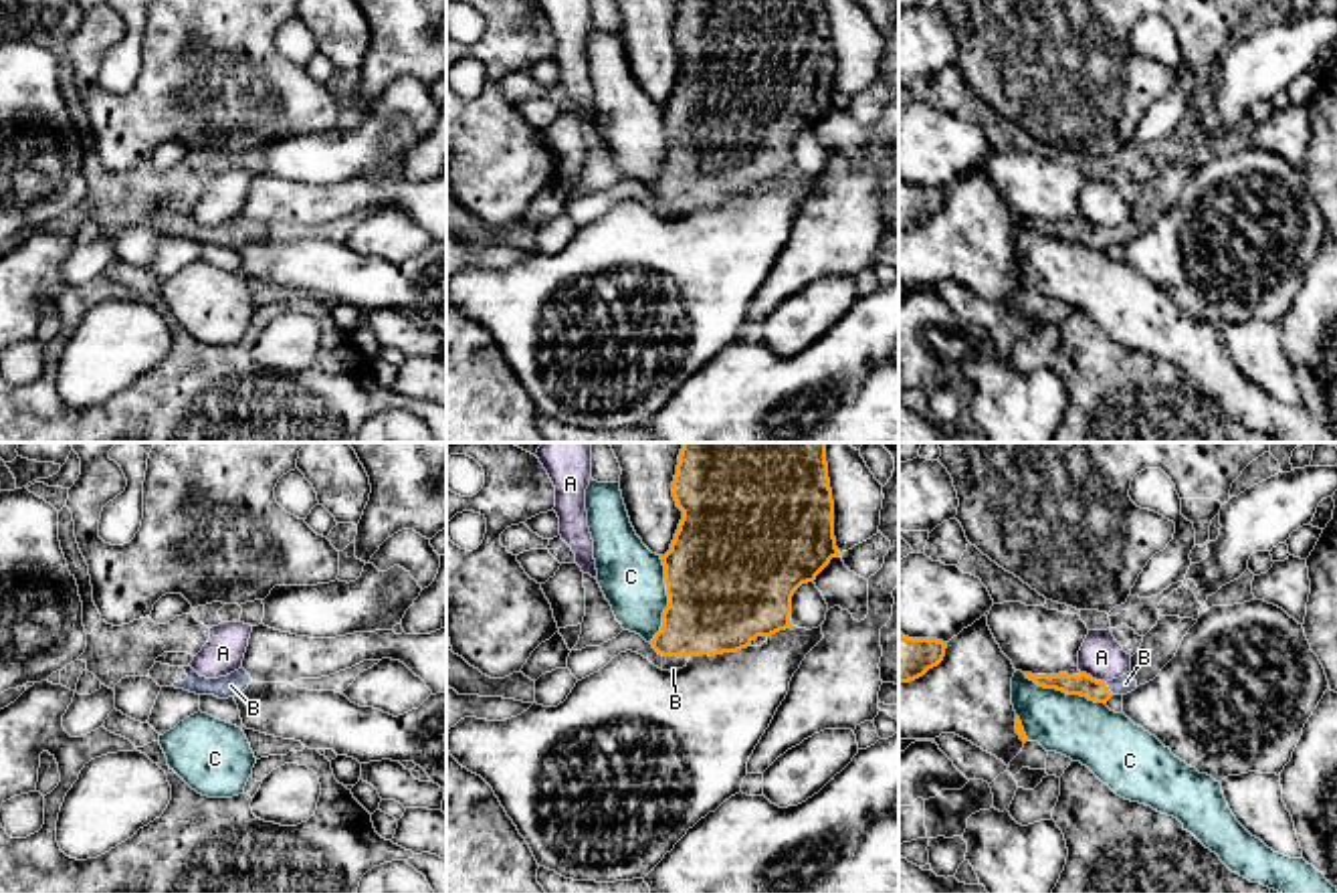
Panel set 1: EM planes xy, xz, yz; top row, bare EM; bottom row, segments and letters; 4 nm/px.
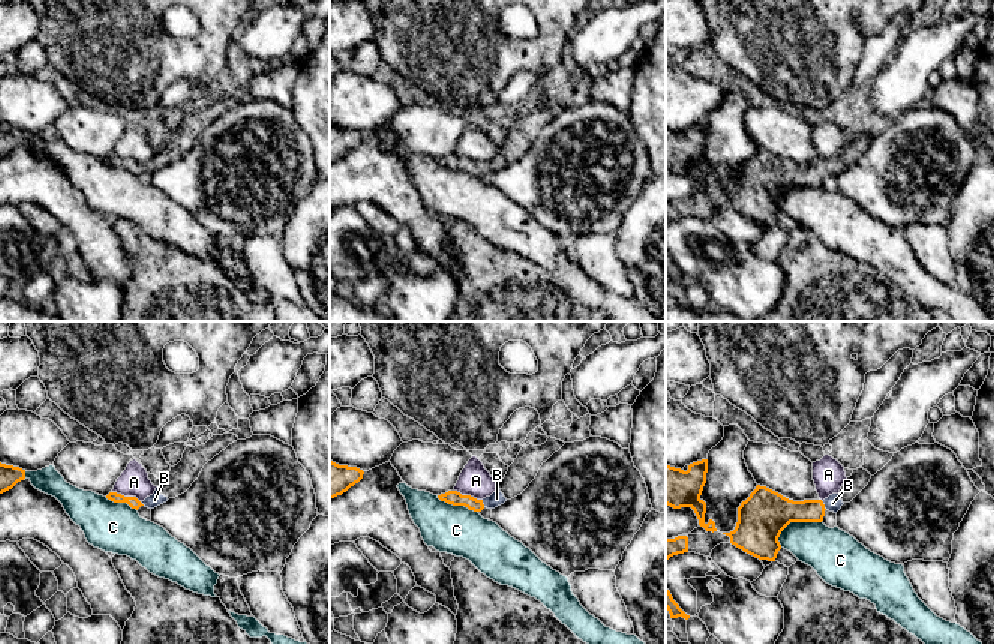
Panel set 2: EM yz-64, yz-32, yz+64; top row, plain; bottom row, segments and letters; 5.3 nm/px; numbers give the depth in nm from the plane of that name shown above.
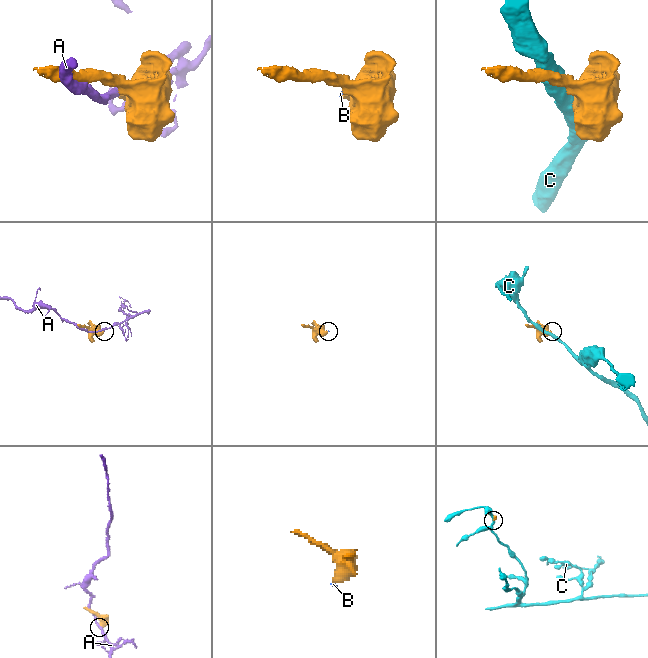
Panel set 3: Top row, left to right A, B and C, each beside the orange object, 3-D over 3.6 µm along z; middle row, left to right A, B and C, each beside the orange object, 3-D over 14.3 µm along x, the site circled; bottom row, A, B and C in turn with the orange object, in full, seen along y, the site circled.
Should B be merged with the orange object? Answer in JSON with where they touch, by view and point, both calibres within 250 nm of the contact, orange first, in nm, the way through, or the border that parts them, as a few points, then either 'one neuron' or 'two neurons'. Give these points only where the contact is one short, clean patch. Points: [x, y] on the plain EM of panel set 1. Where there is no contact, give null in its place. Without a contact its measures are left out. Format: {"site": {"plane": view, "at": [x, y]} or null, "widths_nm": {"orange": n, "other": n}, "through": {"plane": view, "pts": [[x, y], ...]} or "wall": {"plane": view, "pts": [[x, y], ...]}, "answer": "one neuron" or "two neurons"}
{"site": {"plane": "yz", "at": [1107, 237]}, "widths_nm": {"orange": 90, "other": 70}, "through": {"plane": "yz", "pts": [[1085, 233], [1107, 237], [1125, 231]]}, "answer": "one neuron"}

